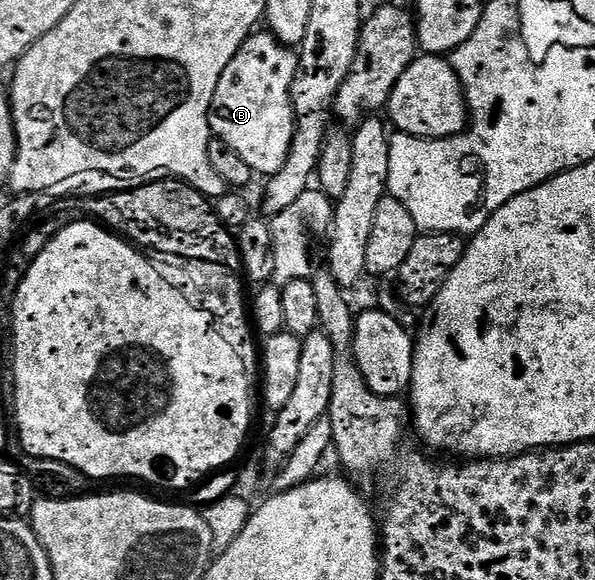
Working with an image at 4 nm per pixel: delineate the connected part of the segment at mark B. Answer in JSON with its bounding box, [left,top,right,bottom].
[210,32,297,175]

